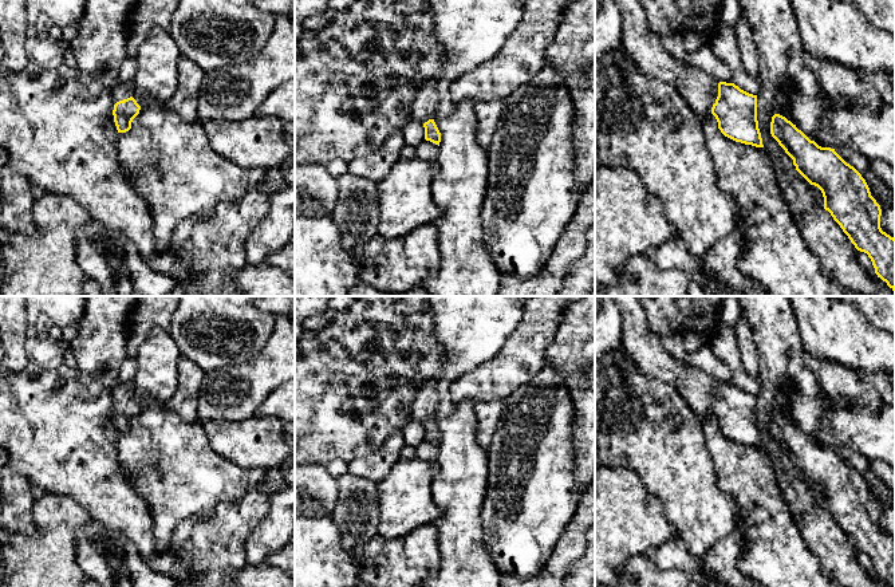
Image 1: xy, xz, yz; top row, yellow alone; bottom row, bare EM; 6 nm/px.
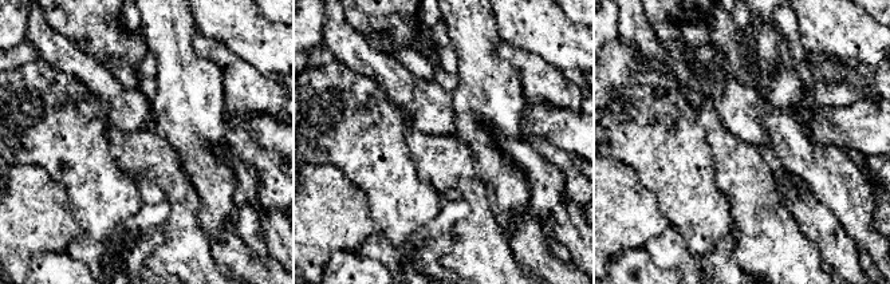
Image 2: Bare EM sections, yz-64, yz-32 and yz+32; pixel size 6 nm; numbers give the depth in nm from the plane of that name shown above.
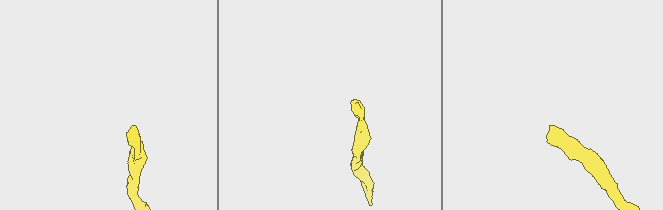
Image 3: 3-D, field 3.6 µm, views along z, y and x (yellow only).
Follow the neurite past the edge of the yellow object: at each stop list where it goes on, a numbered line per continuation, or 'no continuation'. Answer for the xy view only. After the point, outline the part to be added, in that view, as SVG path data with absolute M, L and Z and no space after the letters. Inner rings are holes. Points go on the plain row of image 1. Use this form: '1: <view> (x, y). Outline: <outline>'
1: xy (121, 392). Outline: M134 381L114 385L111 389L114 403L133 397L133 389Z

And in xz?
1: xz (425, 402). Outline: M430 379L425 382L414 397L411 419L421 423L433 419L438 401L437 381Z

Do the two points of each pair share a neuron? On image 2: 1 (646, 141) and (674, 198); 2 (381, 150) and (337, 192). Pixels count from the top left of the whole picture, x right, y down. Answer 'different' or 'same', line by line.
1: same
2: different

